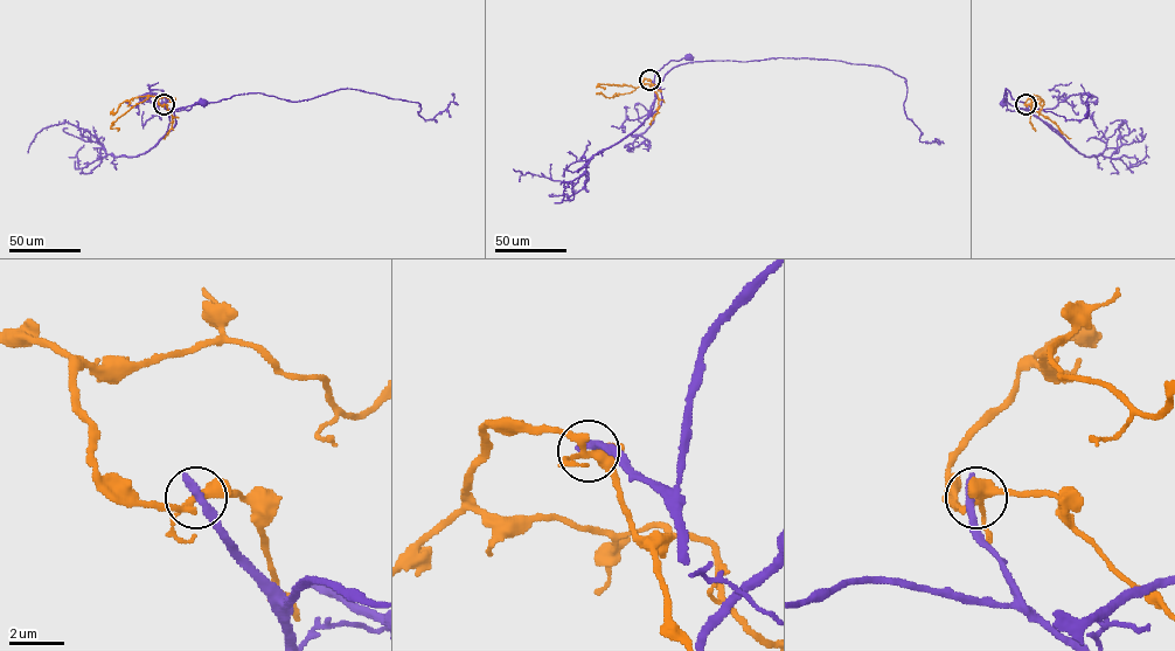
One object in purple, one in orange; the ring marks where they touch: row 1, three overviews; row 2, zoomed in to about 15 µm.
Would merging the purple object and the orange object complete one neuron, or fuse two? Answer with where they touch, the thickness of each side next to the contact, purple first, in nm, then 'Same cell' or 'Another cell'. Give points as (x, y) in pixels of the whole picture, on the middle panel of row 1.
Place: (649, 80). Thickness 360 nm (purple) against 320 nm. Another cell

